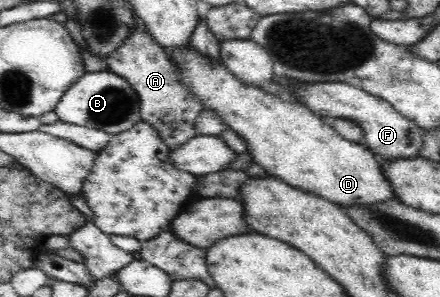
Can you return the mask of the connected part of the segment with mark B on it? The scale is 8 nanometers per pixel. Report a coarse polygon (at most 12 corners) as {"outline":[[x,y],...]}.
{"outline":[[114,72],[81,76],[55,108],[59,121],[133,129],[138,95]]}

